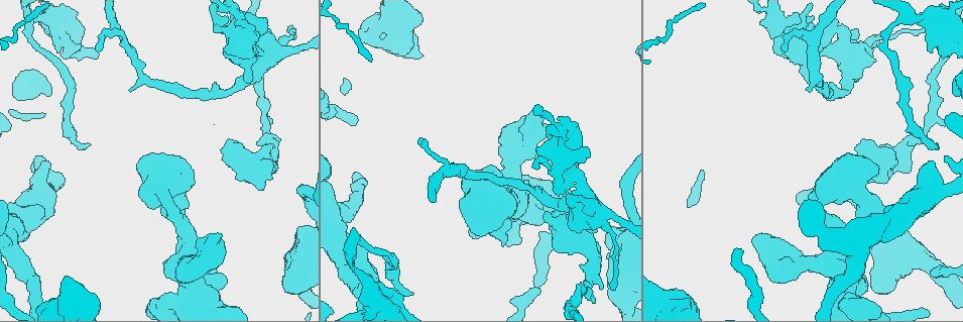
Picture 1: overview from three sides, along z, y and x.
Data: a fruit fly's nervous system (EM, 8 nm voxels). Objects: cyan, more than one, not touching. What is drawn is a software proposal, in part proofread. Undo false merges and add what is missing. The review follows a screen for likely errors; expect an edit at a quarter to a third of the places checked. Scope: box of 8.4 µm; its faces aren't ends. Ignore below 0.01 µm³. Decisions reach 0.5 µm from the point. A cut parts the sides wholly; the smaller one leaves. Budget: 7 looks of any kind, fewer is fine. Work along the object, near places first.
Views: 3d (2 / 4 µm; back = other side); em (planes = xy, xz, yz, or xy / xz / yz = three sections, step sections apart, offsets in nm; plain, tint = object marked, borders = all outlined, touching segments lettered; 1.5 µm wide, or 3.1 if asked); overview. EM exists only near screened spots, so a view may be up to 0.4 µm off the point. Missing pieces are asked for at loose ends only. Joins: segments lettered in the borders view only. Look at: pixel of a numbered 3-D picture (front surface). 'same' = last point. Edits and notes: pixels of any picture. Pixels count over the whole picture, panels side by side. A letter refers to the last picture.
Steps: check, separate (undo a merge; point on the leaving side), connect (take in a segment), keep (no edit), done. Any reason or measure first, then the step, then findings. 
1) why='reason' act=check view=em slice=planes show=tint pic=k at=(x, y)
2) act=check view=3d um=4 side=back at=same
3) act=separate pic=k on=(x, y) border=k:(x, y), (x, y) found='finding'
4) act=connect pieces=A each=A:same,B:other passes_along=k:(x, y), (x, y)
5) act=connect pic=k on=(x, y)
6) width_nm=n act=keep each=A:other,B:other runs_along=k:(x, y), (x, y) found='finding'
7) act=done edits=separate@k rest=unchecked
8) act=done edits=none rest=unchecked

why='thick turns thin' act=check view=em slice=xz step=4 show=tint pic=1 at=(608, 230)

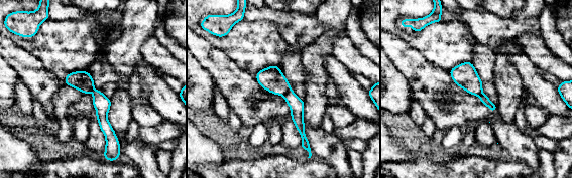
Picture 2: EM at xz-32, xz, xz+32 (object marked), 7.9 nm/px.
why='another direction' act=check view=em slice=planes show=borders at=same

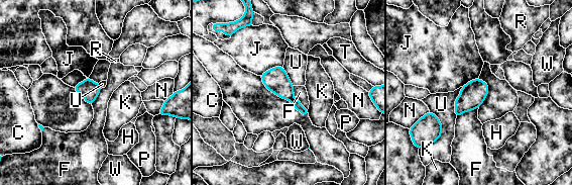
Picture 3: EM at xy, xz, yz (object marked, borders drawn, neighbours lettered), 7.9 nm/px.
act=keep each=C:other,F:other,H:other,J:other,K:other,N:other,P:other,R:other,T:other,U:other,W:other border=3:(293, 86), (293, 95), (307, 109) found='all the same neuron'

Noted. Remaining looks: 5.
why='branch stops here' act=check view=em slice=yz step=4 show=tint pic=1 at=(808, 83)

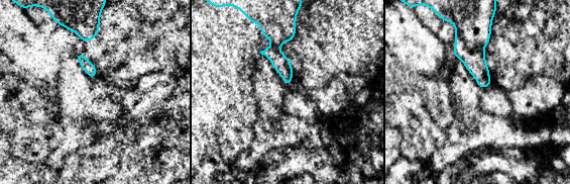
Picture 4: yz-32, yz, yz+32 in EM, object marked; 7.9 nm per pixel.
act=check view=em slice=yz step=4 show=borders at=same

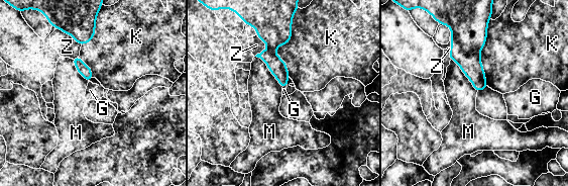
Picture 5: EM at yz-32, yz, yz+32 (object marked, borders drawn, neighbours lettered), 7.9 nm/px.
longest_contact=K:500nm act=keep each=G:other,K:other,M:other,Z:other found='no lettered segment goes on from it'

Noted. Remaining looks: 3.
why='branch stops here' act=check view=3d um=2 pic=1 at=(588, 153)

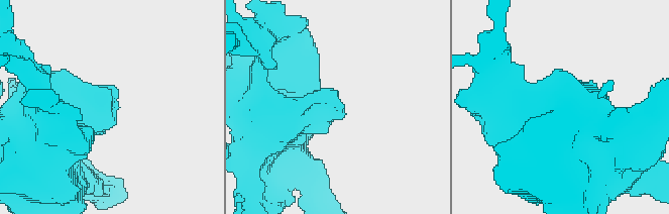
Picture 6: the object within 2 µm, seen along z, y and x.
act=check view=em slice=planes show=borders pic=6 at=(115, 90)

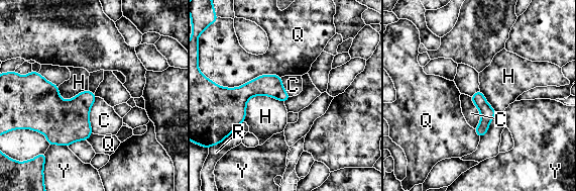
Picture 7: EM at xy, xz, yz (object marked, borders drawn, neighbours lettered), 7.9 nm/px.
act=keep each=C:other,H:other,Q:other,R:other,Y:other runs_along=7:(225, 92), (274, 89), (285, 96) found='none of them fits'

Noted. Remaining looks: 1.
act=done edits=none rest=unchecked

